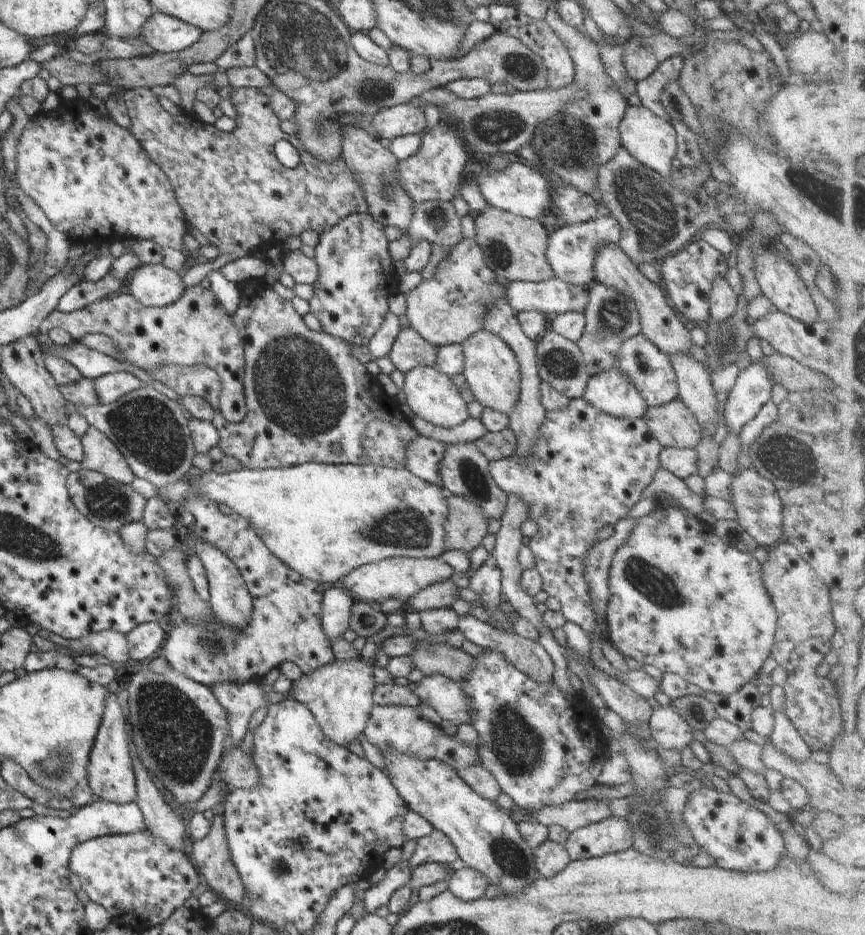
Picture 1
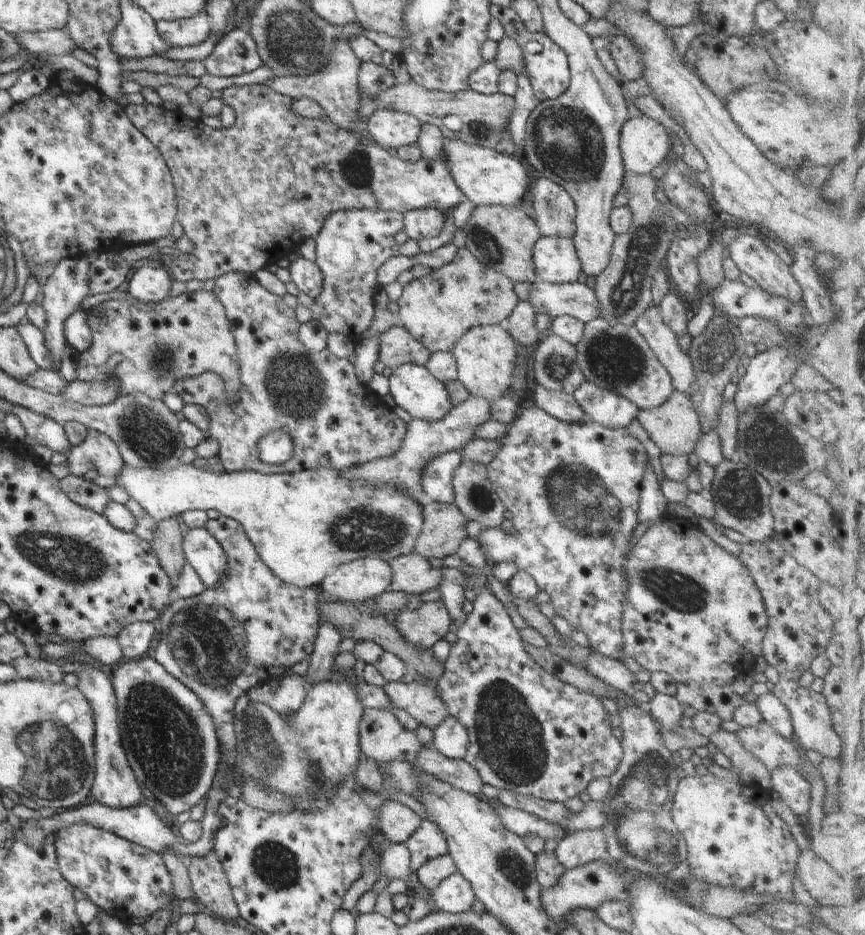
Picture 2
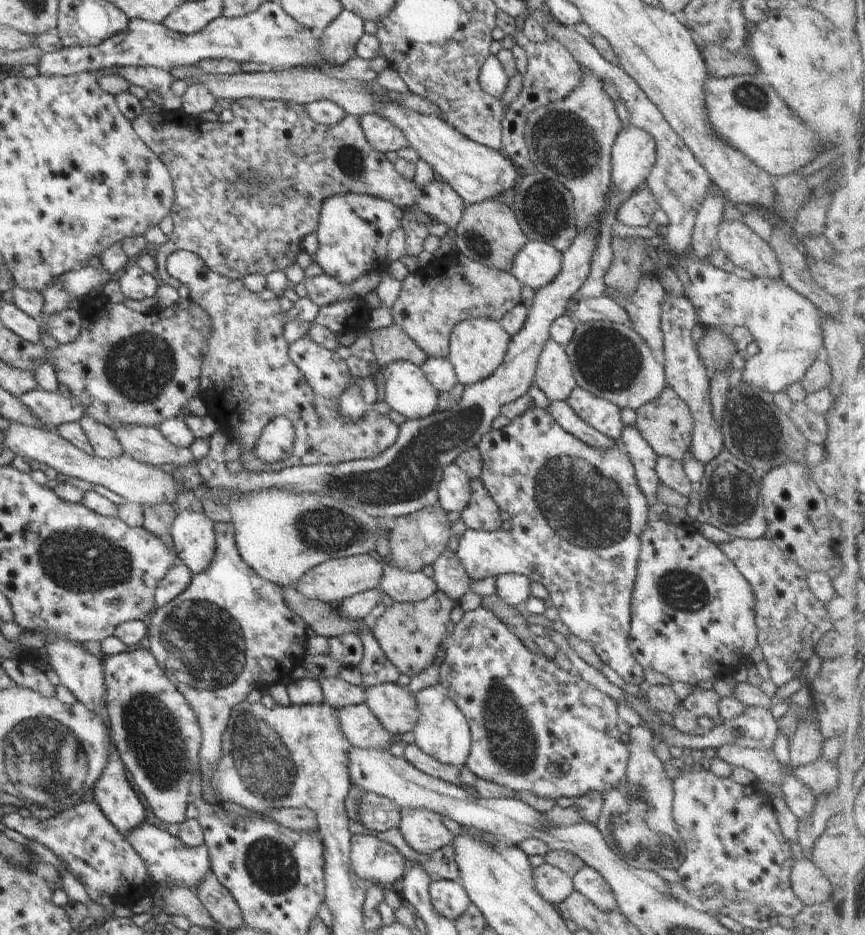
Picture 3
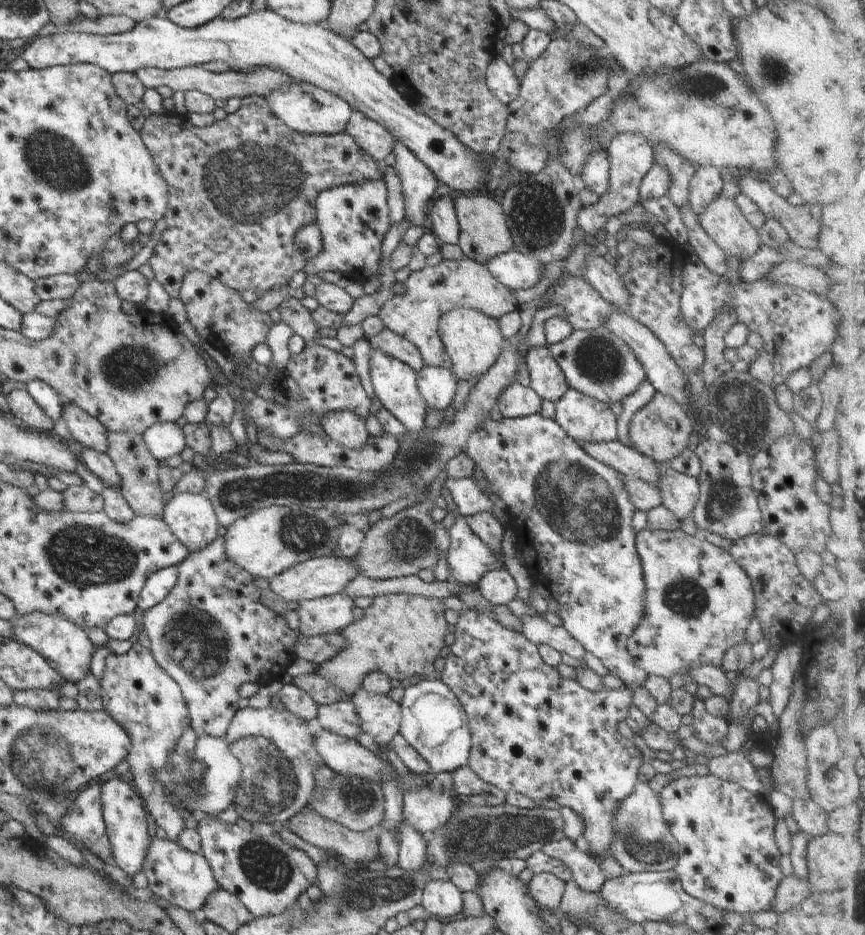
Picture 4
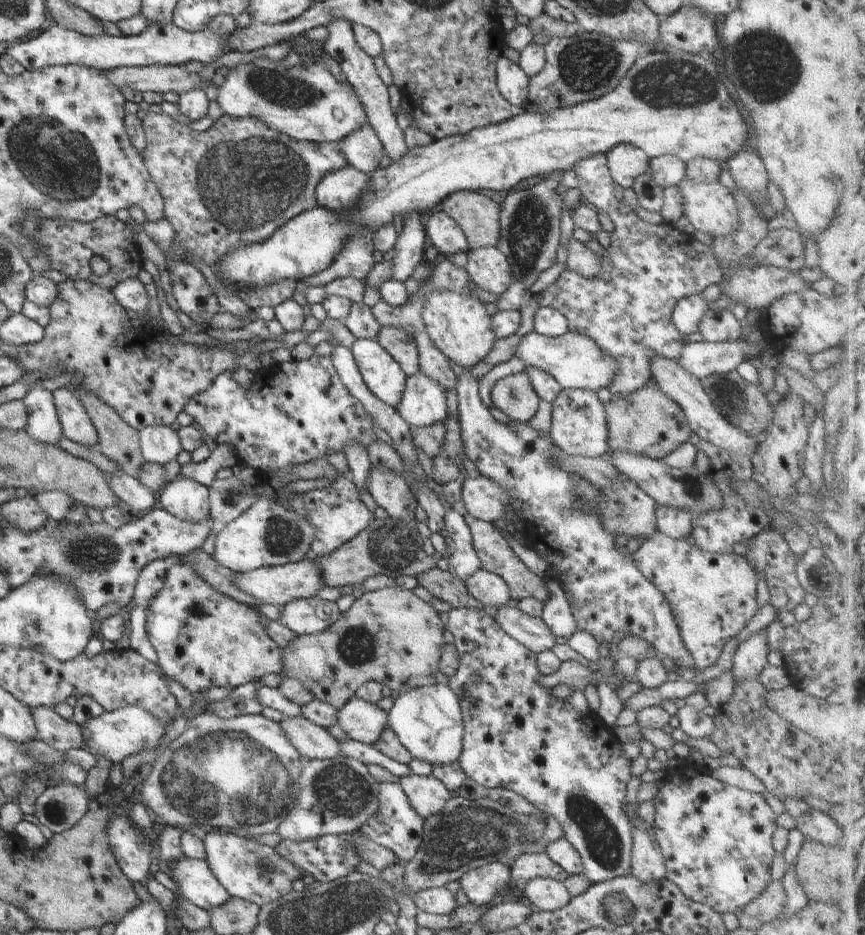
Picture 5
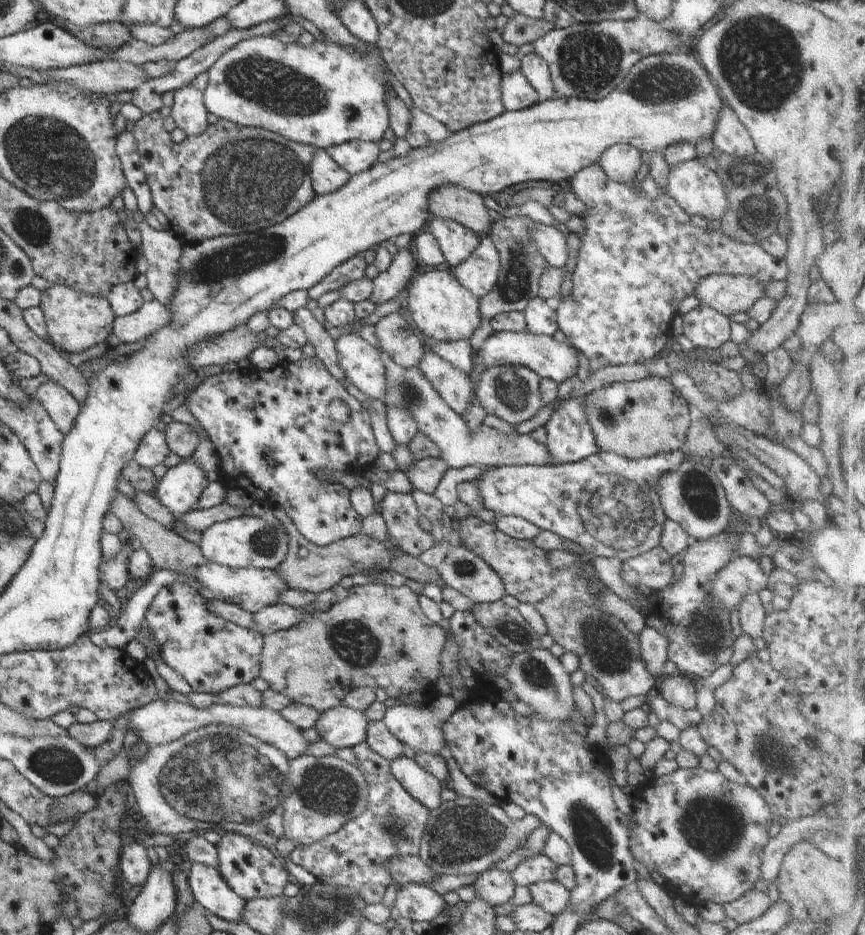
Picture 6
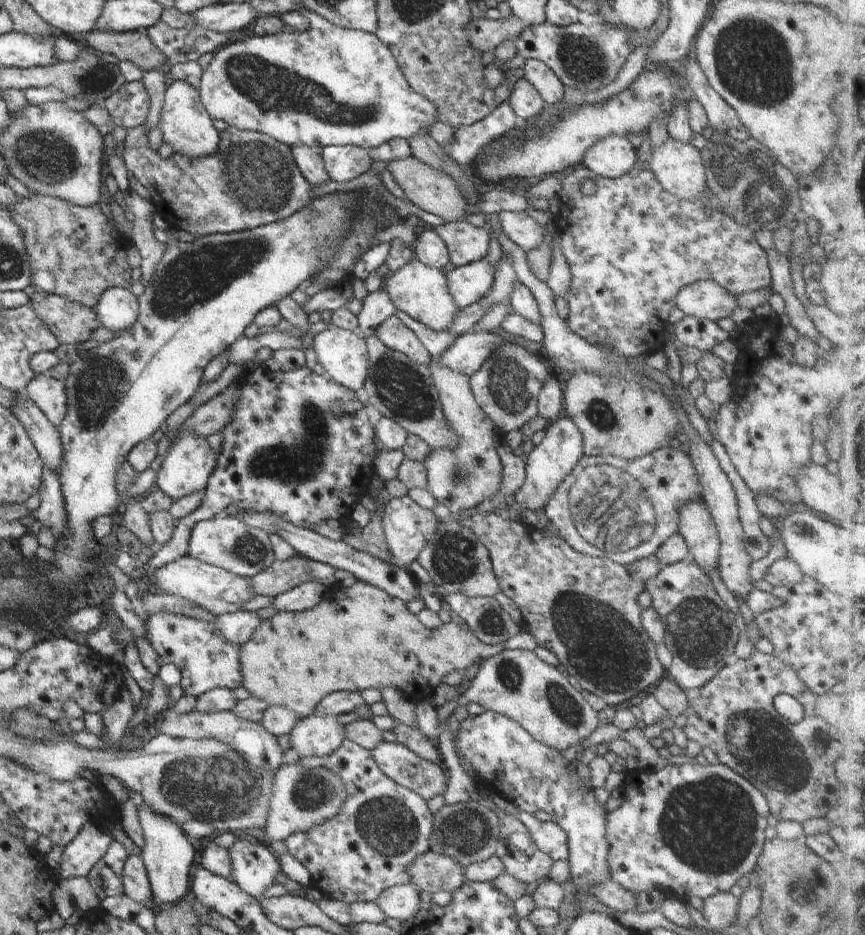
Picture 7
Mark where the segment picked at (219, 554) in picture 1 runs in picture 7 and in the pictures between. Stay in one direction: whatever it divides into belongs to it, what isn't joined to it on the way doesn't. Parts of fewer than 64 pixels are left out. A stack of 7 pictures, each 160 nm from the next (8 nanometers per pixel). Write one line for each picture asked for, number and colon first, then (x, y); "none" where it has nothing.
2: (205, 554)
3: (193, 534)
4: (192, 519)
5: (185, 499)
6: (179, 490)
7: (187, 466)

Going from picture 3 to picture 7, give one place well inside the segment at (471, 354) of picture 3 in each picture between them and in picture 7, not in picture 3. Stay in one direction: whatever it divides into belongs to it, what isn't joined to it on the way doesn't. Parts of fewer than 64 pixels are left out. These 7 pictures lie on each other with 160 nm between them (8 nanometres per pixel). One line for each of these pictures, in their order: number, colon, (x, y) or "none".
4: (473, 341)
5: (460, 326)
6: (442, 308)
7: (422, 292)

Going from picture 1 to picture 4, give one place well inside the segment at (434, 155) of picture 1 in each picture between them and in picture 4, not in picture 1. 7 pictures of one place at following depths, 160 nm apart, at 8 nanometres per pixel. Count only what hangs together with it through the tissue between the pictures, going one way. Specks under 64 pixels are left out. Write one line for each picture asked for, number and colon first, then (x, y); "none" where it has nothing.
2: (269, 181)
3: (259, 180)
4: (239, 189)

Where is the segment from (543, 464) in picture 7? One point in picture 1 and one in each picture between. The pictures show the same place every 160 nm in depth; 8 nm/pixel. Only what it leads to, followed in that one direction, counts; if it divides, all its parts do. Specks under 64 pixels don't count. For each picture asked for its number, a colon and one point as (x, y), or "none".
1: (611, 392)
2: (605, 407)
3: (604, 416)
4: (584, 418)
5: (578, 426)
6: (570, 438)

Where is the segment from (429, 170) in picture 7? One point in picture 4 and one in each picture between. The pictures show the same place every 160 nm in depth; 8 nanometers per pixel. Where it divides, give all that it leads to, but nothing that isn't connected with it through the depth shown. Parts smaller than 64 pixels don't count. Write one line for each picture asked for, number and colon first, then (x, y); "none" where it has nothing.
4: (484, 234)
5: (477, 215)
6: (464, 206)

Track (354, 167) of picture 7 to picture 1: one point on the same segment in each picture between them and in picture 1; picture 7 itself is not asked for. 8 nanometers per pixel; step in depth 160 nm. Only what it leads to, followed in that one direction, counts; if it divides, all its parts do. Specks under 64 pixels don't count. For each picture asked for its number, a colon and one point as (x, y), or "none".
1: (405, 119)
2: (390, 128)
3: (381, 133)
4: (376, 141)
5: (362, 148)
6: (355, 157)

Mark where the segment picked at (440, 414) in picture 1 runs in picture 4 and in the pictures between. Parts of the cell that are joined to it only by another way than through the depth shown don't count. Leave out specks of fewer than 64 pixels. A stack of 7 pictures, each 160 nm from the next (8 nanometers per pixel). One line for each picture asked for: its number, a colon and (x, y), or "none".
2: (414, 389)
3: (408, 391)
4: (395, 383)

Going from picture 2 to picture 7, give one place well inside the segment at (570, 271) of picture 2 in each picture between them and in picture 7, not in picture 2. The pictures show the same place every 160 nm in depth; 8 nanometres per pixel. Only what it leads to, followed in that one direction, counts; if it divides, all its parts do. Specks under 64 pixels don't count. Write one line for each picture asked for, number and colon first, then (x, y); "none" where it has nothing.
3: (537, 264)
4: (516, 270)
5: (489, 268)
6: (479, 274)
7: (468, 283)

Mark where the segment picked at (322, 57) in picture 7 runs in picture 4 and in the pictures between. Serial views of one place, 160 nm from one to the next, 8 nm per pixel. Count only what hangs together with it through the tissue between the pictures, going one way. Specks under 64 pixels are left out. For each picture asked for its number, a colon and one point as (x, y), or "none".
4: (302, 106)
5: (307, 103)
6: (324, 95)

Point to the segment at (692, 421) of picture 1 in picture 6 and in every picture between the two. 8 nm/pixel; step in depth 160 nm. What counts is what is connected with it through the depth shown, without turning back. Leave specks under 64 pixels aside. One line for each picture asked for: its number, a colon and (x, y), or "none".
2: (674, 426)
3: (666, 424)
4: (661, 430)
5: (649, 423)
6: (635, 419)

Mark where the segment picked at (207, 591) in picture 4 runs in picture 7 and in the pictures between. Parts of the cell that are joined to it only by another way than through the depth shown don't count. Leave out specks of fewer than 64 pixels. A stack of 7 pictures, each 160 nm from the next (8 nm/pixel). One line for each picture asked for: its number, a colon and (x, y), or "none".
5: (203, 638)
6: (212, 654)
7: (206, 661)

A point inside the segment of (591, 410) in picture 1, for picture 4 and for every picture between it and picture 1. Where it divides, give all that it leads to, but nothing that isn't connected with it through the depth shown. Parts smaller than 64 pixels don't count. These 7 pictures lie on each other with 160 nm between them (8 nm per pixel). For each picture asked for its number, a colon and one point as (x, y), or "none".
2: (573, 490)
3: (576, 511)
4: (572, 514)

